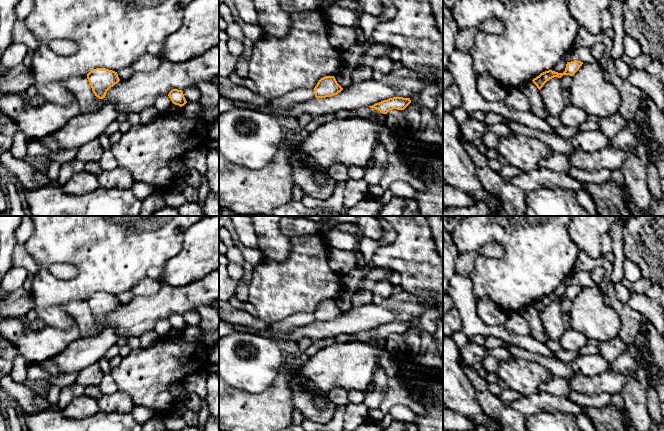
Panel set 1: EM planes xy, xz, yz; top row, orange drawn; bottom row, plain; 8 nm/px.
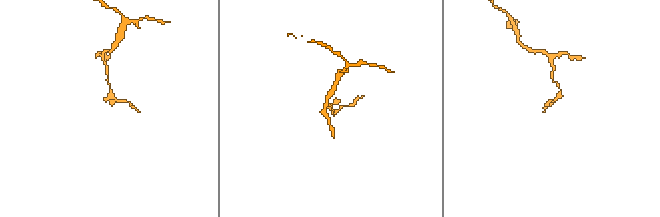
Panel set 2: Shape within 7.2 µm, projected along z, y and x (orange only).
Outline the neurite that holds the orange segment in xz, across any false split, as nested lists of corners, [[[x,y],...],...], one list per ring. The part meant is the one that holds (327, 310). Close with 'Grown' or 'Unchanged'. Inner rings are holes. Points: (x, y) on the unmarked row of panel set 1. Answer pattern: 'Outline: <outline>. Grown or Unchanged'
Outline: [[[325,300],[318,305],[313,314],[316,322],[326,322],[337,319],[343,312],[337,307],[334,300]]]. Unchanged

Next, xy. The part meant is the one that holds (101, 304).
Outline: [[[106,292],[92,293],[87,298],[87,303],[99,323],[105,322],[107,315],[120,305],[117,296]]]. Unchanged

